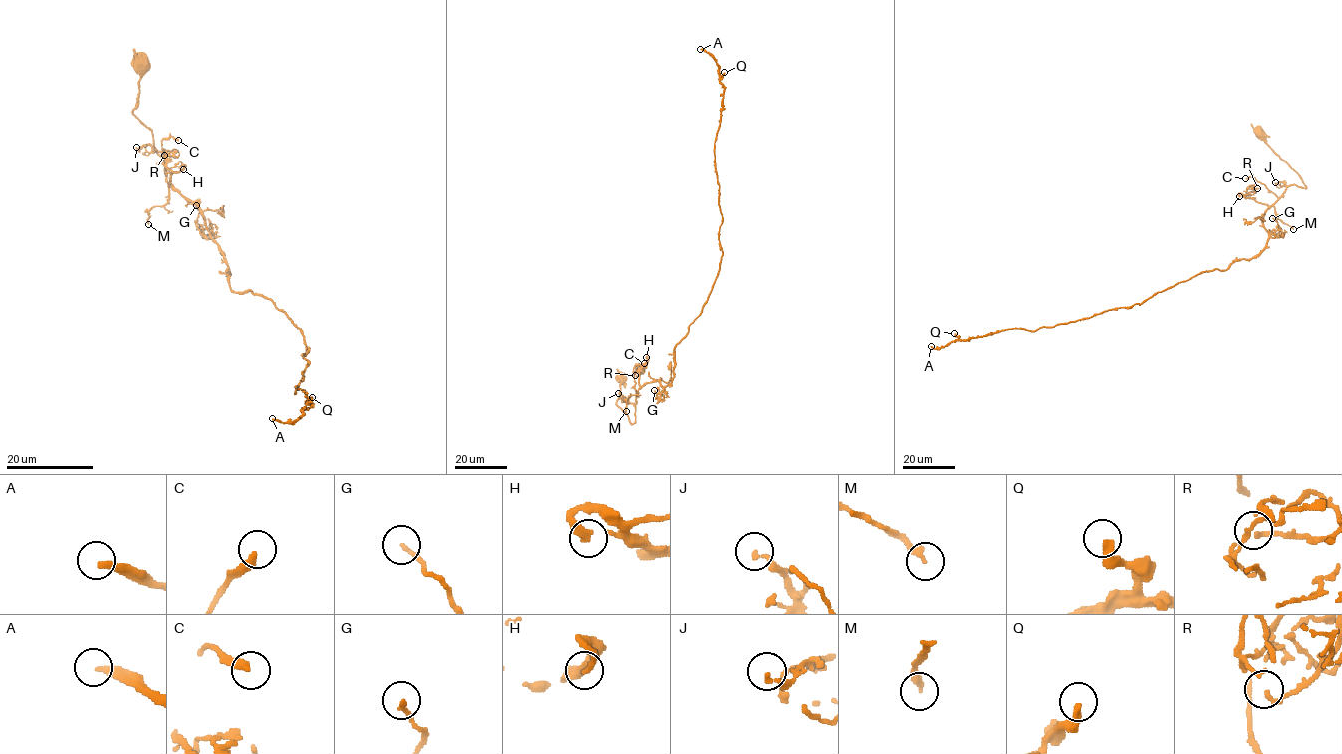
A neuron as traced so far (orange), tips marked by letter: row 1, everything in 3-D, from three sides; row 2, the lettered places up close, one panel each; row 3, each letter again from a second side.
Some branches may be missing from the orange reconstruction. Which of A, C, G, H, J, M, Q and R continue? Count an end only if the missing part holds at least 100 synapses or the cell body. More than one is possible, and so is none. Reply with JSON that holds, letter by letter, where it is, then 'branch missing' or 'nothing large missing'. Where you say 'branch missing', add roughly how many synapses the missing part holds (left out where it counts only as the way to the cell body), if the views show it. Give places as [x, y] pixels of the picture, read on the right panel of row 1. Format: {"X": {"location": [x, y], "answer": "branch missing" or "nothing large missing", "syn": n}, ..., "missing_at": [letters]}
{"A": {"location": [931, 346], "answer": "branch missing", "syn": 550}, "C": {"location": [1245, 178], "answer": "nothing large missing"}, "G": {"location": [1272, 218], "answer": "nothing large missing"}, "H": {"location": [1239, 196], "answer": "nothing large missing"}, "J": {"location": [1275, 182], "answer": "nothing large missing"}, "M": {"location": [1293, 229], "answer": "nothing large missing"}, "Q": {"location": [954, 333], "answer": "nothing large missing"}, "R": {"location": [1257, 188], "answer": "nothing large missing"}, "missing_at": ["A"]}

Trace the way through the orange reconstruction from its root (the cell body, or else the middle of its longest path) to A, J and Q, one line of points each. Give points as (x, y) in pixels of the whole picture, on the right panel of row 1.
A: (1259, 132), (1305, 187), (1290, 184), (1264, 212), (1268, 241), (1256, 255), (1201, 271), (1130, 307), (931, 346)
J: (1259, 132), (1263, 133), (1264, 141), (1298, 175), (1305, 187), (1286, 186), (1284, 181), (1275, 182)
Q: (1259, 132), (1305, 187), (1290, 184), (1264, 212), (1268, 241), (1256, 255), (1088, 318), (965, 340), (954, 333)

